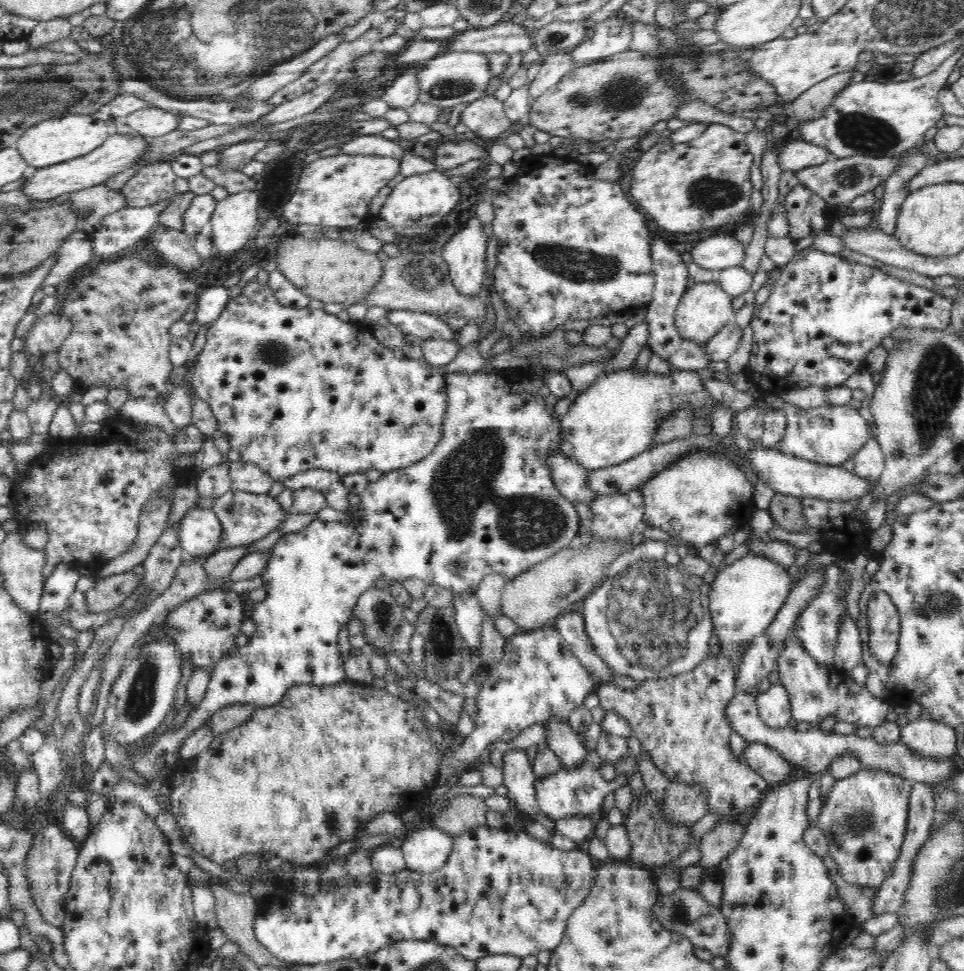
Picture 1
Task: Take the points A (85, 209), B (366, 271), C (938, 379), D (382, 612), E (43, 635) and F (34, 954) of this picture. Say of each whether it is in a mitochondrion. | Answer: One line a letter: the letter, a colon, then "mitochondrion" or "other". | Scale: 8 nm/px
A: mitochondrion
B: other
C: mitochondrion
D: mitochondrion
E: other
F: other

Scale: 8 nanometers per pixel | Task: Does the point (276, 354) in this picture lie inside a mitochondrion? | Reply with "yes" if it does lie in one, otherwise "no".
yes

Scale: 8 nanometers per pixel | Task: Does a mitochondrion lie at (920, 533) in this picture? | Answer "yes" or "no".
no

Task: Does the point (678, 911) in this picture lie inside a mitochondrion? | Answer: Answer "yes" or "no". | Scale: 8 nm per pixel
yes

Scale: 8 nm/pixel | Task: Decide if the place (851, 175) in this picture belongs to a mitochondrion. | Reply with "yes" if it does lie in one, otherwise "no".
yes

